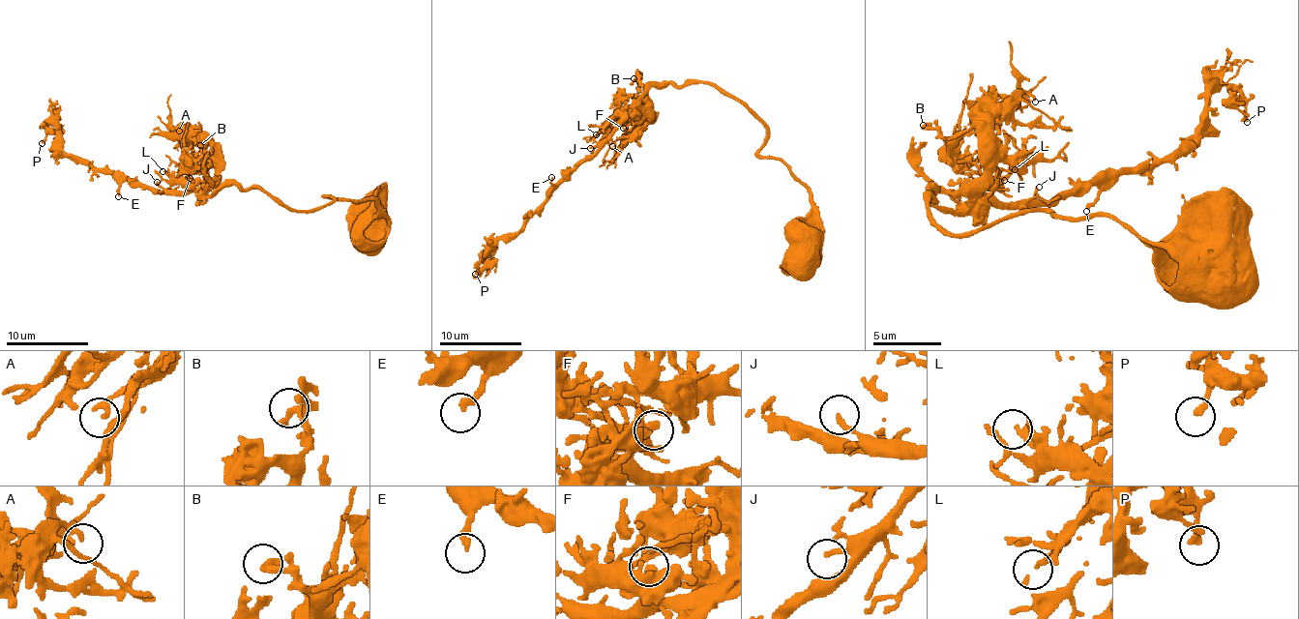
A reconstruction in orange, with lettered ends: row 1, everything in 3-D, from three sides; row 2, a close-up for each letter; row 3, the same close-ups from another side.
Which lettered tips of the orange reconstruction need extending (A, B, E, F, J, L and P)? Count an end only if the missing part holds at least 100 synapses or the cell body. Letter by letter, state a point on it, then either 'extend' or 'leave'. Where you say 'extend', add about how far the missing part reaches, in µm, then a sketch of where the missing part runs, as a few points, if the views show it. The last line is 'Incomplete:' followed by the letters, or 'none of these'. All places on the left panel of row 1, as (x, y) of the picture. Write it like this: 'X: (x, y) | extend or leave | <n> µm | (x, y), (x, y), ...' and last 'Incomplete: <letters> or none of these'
A: (179, 131) | leave
B: (200, 145) | leave
E: (118, 196) | leave
F: (190, 178) | leave
J: (157, 182) | leave
L: (162, 171) | leave
P: (42, 143) | extend | 60 µm
Incomplete: P

